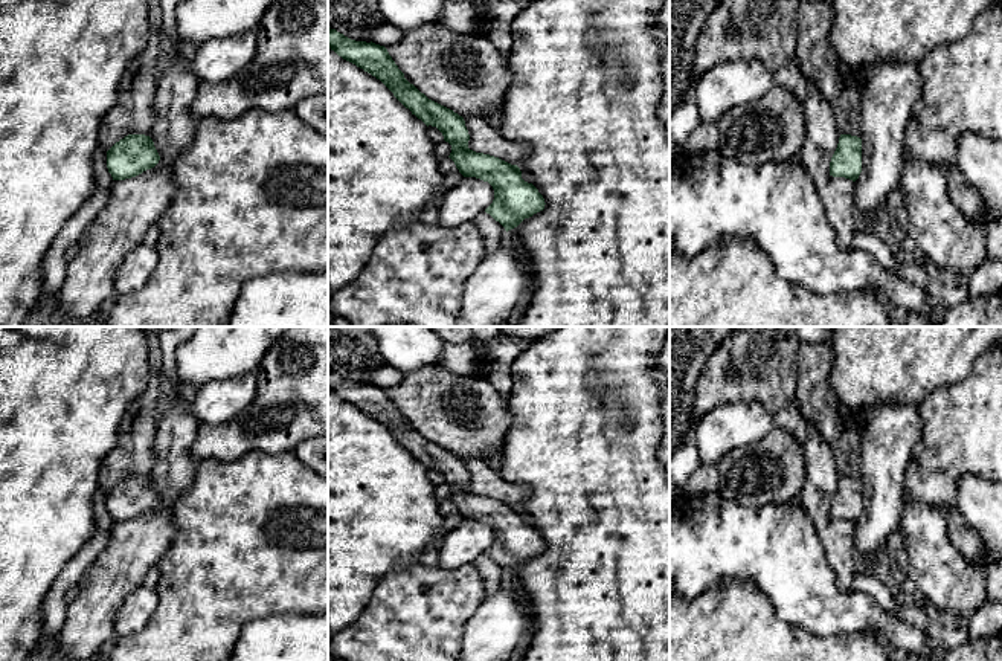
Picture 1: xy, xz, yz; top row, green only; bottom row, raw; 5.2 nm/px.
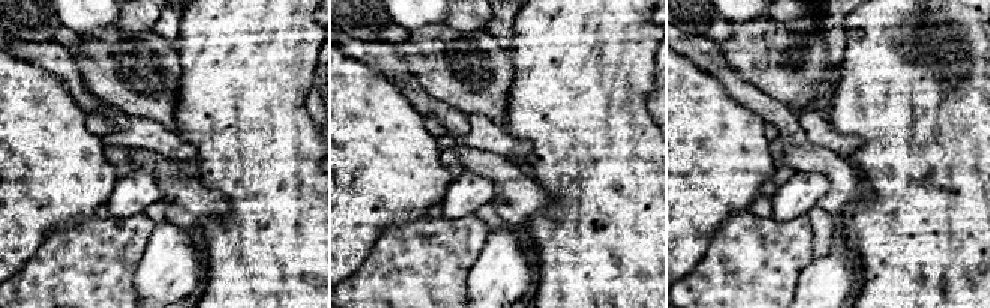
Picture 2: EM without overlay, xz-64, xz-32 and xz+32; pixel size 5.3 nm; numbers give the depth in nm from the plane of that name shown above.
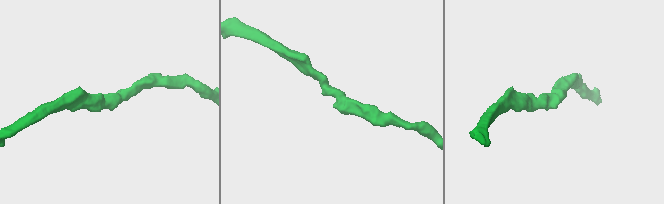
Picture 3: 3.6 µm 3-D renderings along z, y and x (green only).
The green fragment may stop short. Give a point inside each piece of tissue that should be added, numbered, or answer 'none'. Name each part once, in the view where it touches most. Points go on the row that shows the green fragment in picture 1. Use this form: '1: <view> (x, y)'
none

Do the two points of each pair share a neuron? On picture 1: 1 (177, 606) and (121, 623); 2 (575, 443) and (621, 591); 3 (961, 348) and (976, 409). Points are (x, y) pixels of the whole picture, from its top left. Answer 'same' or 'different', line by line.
1: different
2: same
3: different

